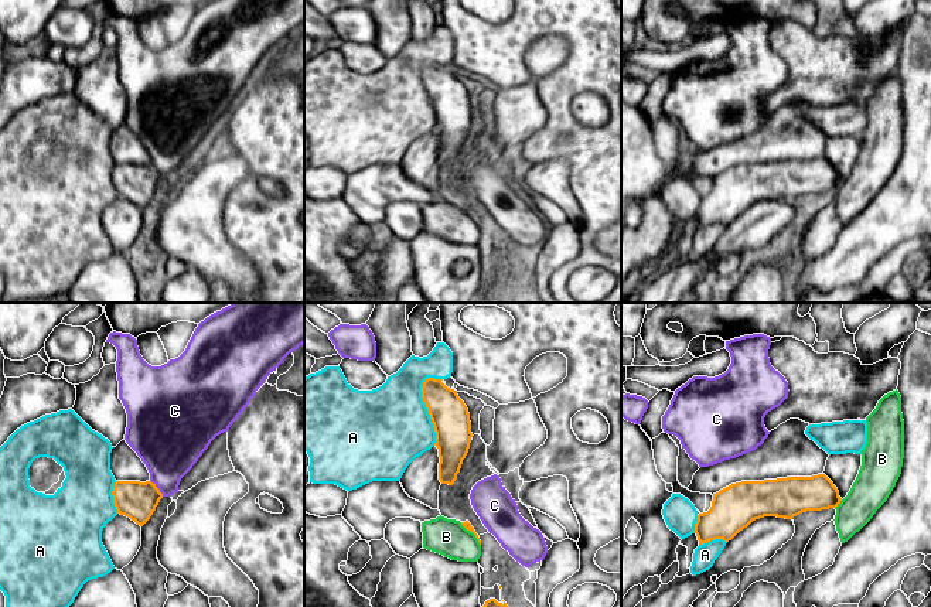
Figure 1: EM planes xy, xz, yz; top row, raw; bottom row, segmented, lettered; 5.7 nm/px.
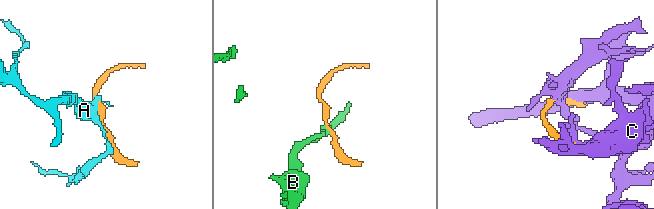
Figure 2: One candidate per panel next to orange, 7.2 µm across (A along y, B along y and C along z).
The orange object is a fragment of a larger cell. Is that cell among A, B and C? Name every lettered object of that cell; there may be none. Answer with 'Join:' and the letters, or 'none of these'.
Join: none of these

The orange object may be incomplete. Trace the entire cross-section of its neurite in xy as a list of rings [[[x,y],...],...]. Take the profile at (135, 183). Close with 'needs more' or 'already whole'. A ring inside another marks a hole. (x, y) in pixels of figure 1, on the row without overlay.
[[[116,164],[113,185],[117,198],[102,214],[102,226],[115,249],[122,253],[141,229],[141,209],[150,202],[163,177],[151,164]]] | needs more

